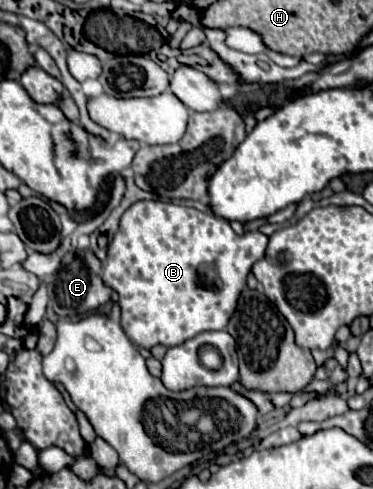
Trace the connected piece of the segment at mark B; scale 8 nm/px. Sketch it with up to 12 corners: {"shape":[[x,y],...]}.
{"shape":[[139,200],[107,248],[133,346],[223,330],[269,238]]}

